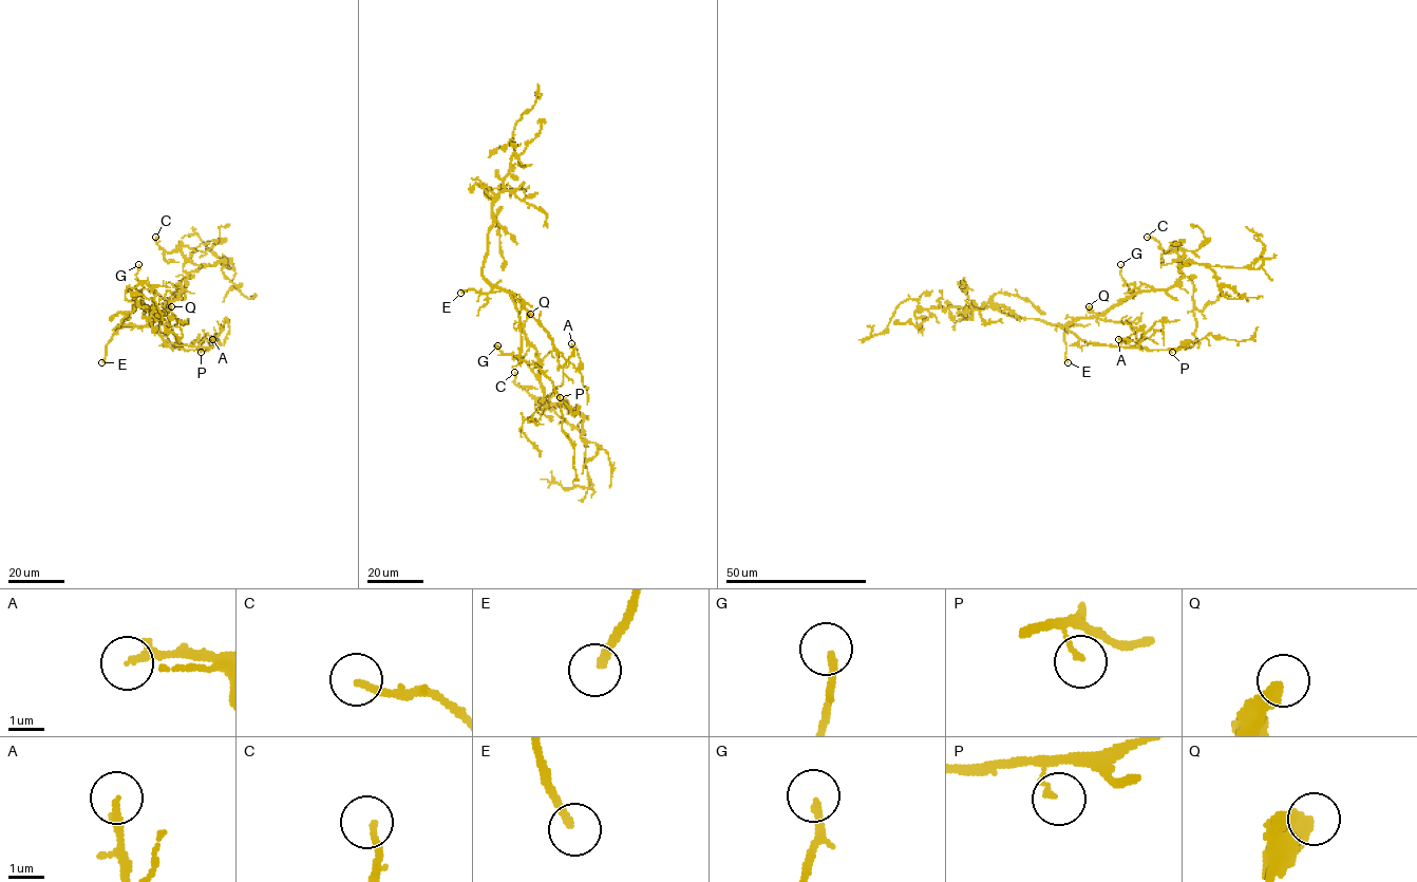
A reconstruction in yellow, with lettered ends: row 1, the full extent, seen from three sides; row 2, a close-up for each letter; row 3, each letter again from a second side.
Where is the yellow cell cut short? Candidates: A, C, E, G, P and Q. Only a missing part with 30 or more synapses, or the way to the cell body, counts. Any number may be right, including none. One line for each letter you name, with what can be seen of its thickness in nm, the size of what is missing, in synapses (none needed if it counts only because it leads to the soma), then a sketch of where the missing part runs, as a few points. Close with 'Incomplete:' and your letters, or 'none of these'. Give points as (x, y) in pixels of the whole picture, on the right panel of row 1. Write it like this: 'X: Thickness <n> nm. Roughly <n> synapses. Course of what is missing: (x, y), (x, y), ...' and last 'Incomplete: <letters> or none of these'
E: Thickness 240 nm. Course of what is missing: (1068, 362), (1081, 414), (1091, 508), (1077, 517), (988, 485), (977, 486), (963, 502)
Incomplete: E

